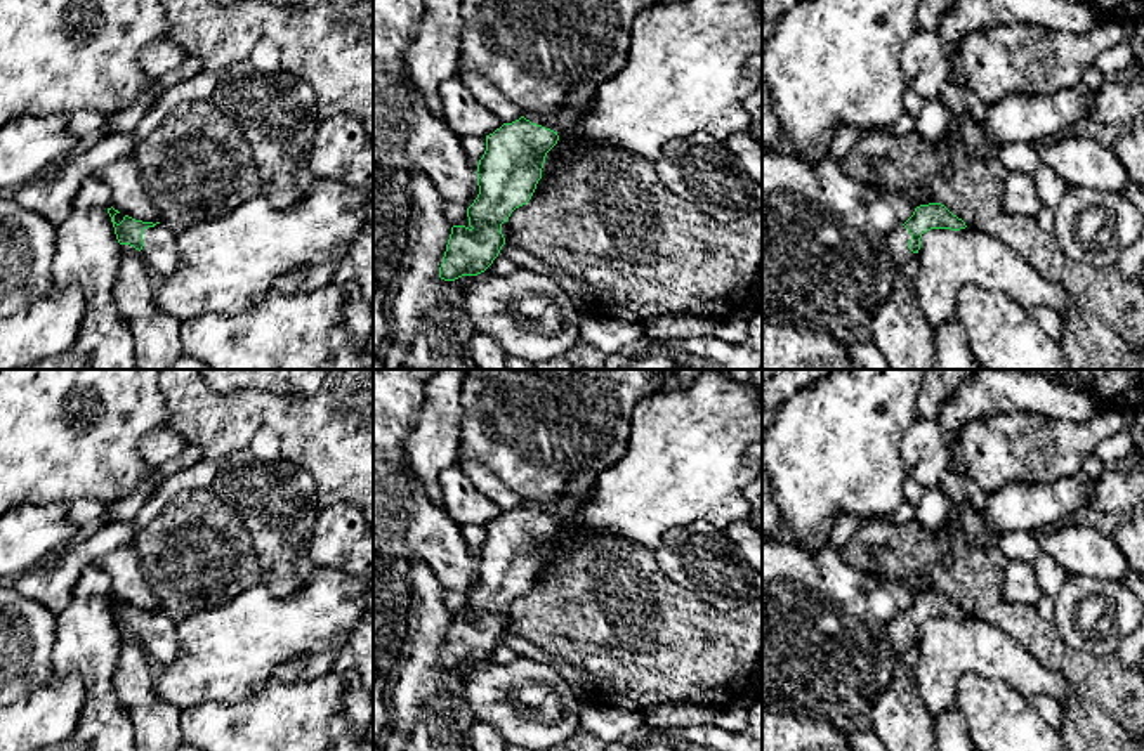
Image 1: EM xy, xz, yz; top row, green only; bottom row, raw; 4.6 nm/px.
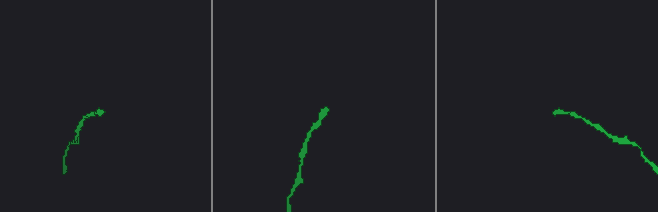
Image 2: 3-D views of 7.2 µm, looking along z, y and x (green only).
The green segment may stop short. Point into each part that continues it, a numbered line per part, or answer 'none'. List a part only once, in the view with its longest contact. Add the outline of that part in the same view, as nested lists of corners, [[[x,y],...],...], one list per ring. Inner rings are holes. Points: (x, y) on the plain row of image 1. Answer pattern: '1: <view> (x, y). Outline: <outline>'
1: xy (160, 642). Outline: [[[160,611],[142,619],[142,630],[142,650],[155,666],[168,666],[177,661],[181,649],[172,617]]]

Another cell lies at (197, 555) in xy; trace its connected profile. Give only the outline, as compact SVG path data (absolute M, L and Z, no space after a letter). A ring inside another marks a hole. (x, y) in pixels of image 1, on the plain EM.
M184 489L130 543L160 611L175 623L262 583L252 536L214 489Z

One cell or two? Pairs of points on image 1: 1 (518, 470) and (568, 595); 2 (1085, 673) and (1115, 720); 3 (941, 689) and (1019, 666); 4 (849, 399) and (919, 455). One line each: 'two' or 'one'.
1: two
2: one
3: one
4: two

